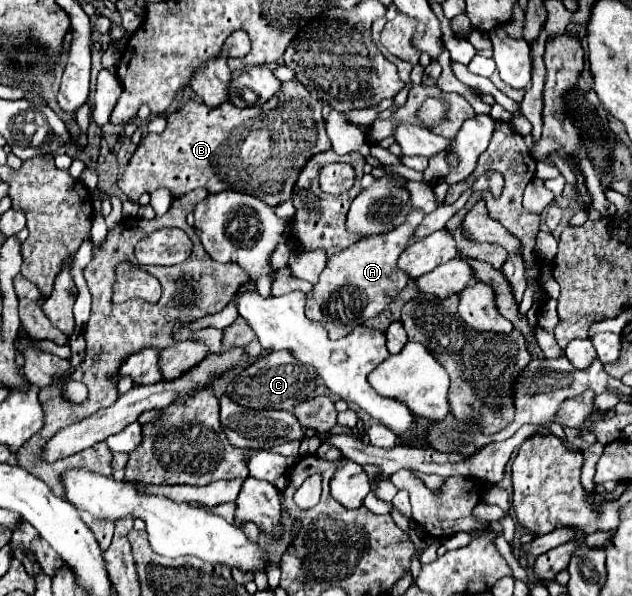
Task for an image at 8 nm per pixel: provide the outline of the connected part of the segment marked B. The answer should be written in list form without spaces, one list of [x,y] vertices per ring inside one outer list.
[[[297,79],[285,81],[267,103],[245,109],[231,103],[211,109],[205,103],[187,101],[179,111],[167,115],[167,129],[163,133],[143,137],[117,187],[131,201],[159,187],[167,187],[173,197],[183,197],[203,187],[209,193],[227,189],[249,193],[277,207],[291,199],[305,163],[329,149],[321,109],[321,103]]]

